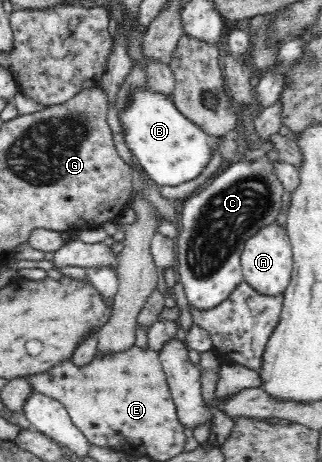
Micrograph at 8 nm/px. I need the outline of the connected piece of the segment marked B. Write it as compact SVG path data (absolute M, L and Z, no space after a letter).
M147 89L139 91L132 99L129 109L121 113L121 122L127 128L124 137L148 177L158 187L175 187L197 178L211 163L214 152L211 136L184 117L171 100L159 93Z

